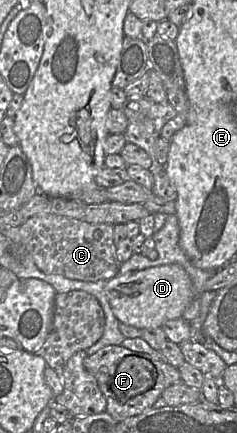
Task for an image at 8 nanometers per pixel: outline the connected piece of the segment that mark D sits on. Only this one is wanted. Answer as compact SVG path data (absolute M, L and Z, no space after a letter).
M165 264L144 270L118 274L107 281L105 291L115 317L138 329L161 327L169 320L181 318L195 297L192 280L178 264Z

